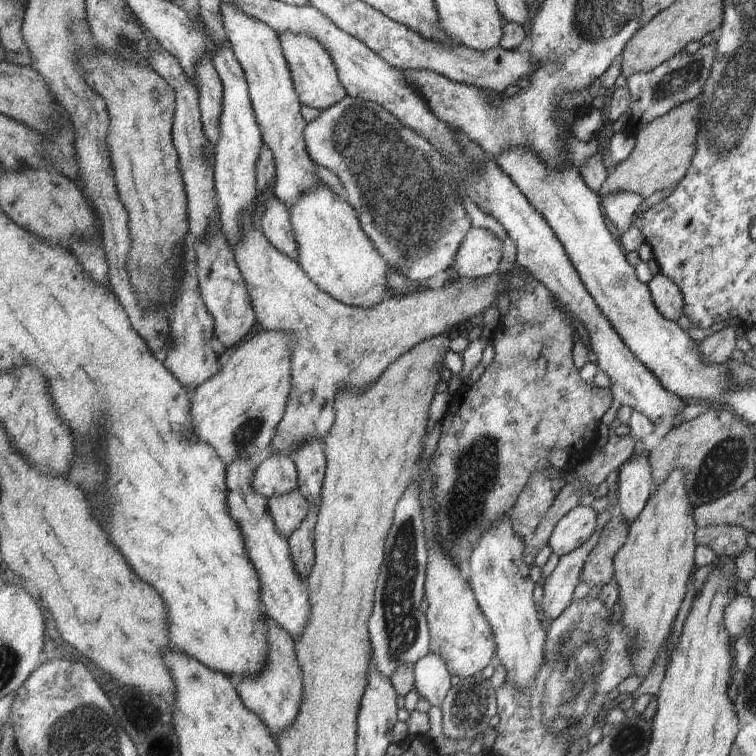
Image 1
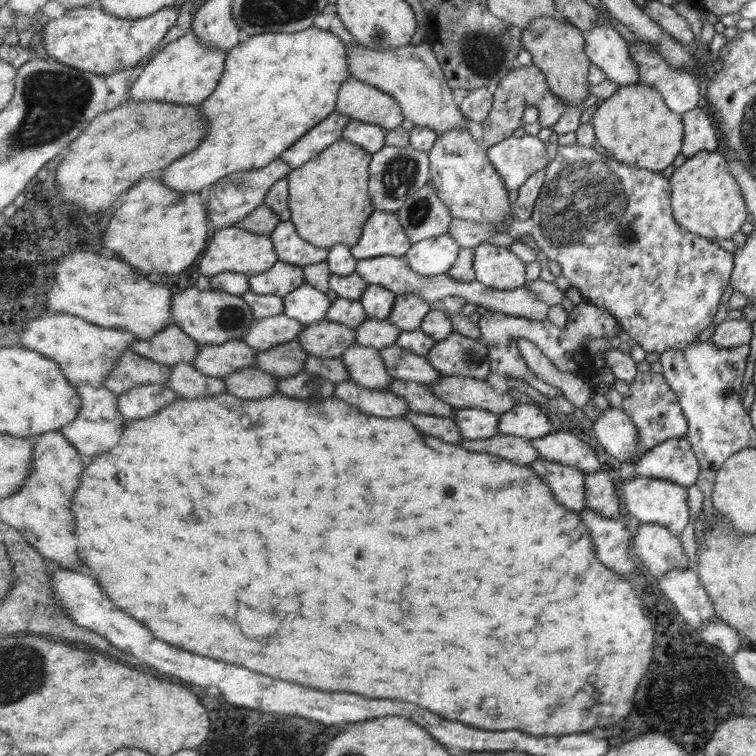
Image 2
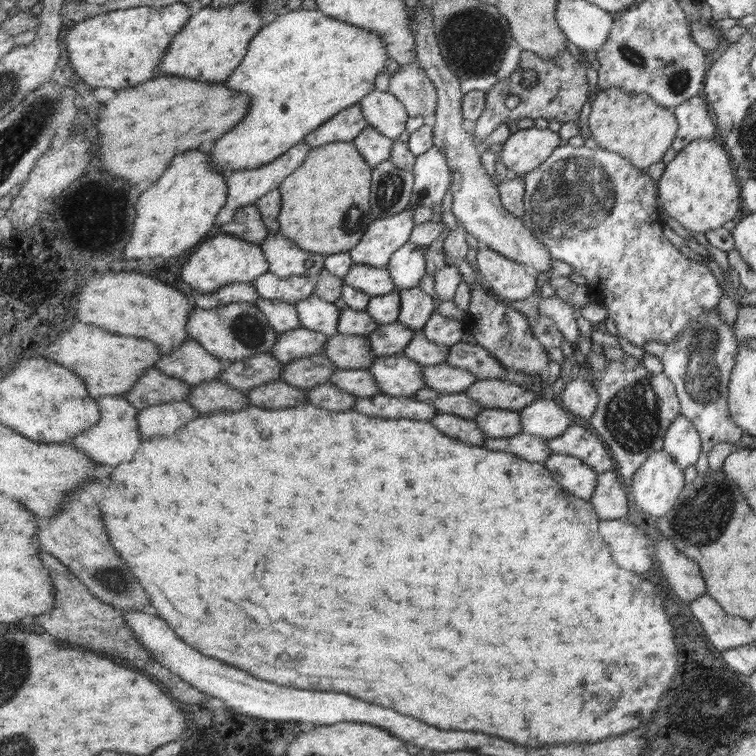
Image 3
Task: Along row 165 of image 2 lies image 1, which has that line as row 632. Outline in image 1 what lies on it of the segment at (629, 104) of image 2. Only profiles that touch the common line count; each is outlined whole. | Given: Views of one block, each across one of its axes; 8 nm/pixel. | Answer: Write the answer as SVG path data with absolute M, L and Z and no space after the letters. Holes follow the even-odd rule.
M672 470L661 484L654 486L637 518L627 524L628 538L615 556L614 581L617 582L621 604L619 621L637 644L634 661L637 676L642 679L647 676L669 636L679 604L685 596L689 574L694 568L696 526L692 514L683 472Z

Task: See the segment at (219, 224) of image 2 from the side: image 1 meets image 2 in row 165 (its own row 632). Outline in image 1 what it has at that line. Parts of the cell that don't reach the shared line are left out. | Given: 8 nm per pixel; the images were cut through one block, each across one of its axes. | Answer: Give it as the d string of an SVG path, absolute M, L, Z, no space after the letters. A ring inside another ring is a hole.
M267 618L269 660L259 674L247 674L247 678L233 676L231 679L240 697L244 699L249 710L260 715L270 728L274 738L291 728L300 714L301 704L305 700L304 674L297 660L296 639L283 626L279 626L272 618Z

